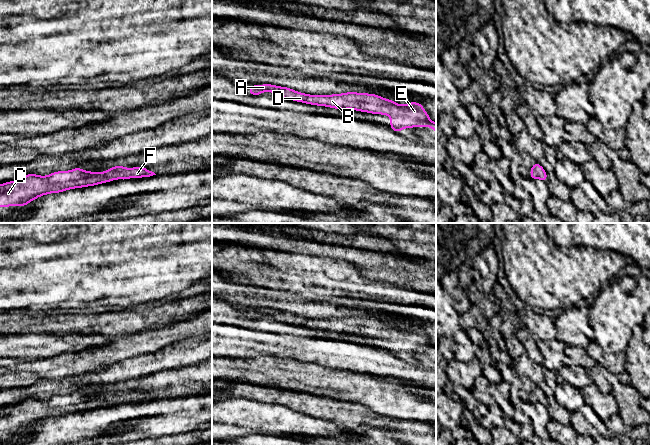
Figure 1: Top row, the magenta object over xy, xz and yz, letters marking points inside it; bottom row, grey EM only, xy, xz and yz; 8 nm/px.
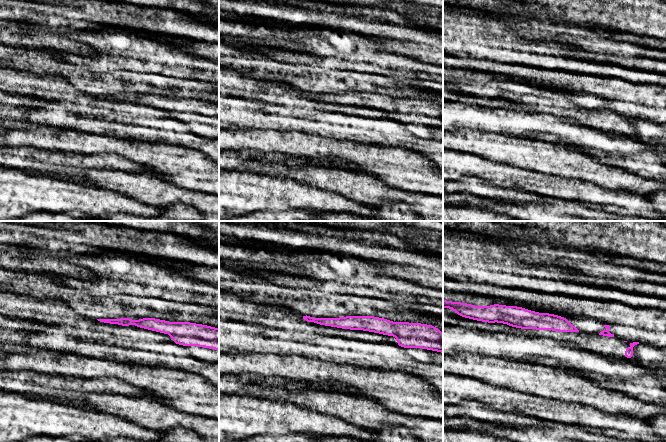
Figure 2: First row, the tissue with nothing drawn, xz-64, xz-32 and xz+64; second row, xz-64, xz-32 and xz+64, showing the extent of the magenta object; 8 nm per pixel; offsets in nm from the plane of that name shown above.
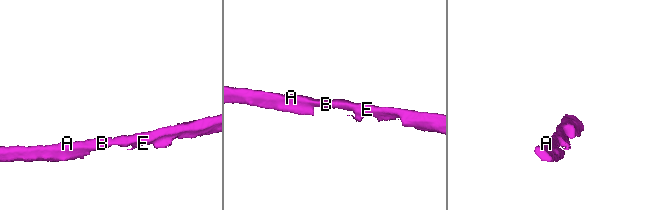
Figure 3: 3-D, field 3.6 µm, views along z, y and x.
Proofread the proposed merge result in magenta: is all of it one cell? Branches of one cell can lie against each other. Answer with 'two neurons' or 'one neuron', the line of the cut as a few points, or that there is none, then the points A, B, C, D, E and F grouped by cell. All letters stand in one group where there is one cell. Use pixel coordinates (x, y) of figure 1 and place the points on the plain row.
one neuron | no cut | A B C D E F

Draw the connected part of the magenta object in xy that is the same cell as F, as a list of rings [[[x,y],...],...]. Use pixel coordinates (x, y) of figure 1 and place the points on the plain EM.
[[[116,389],[105,396],[88,396],[76,391],[68,395],[56,395],[47,400],[29,397],[23,402],[0,408],[0,431],[25,431],[43,419],[99,409],[116,403],[127,404],[153,399],[156,398],[145,391],[125,392],[122,389]]]

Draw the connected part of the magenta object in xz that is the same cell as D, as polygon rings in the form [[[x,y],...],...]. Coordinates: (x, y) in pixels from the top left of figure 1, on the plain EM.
[[[274,308],[251,309],[247,315],[253,320],[261,319],[265,315],[271,315],[275,321],[310,329],[389,339],[390,353],[399,358],[402,353],[415,352],[417,350],[431,351],[436,357],[436,346],[429,343],[430,339],[419,326],[399,329],[394,324],[388,324],[376,318],[350,315],[331,319],[311,319]]]

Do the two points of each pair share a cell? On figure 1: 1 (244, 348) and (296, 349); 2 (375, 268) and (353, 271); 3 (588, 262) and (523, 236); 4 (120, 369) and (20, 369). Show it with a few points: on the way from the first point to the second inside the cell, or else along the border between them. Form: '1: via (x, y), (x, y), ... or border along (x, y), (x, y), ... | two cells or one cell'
1: via (257, 347), (283, 347) | one cell
2: border along (339, 259), (361, 267) | two cells
3: via (572, 264), (552, 264), (539, 252) | one cell
4: border along (121, 360), (76, 375) | two cells

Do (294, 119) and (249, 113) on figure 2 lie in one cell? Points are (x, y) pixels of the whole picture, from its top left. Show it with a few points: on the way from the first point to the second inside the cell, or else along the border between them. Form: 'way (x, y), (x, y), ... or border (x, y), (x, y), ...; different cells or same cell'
way (283, 118), (260, 115); same cell

